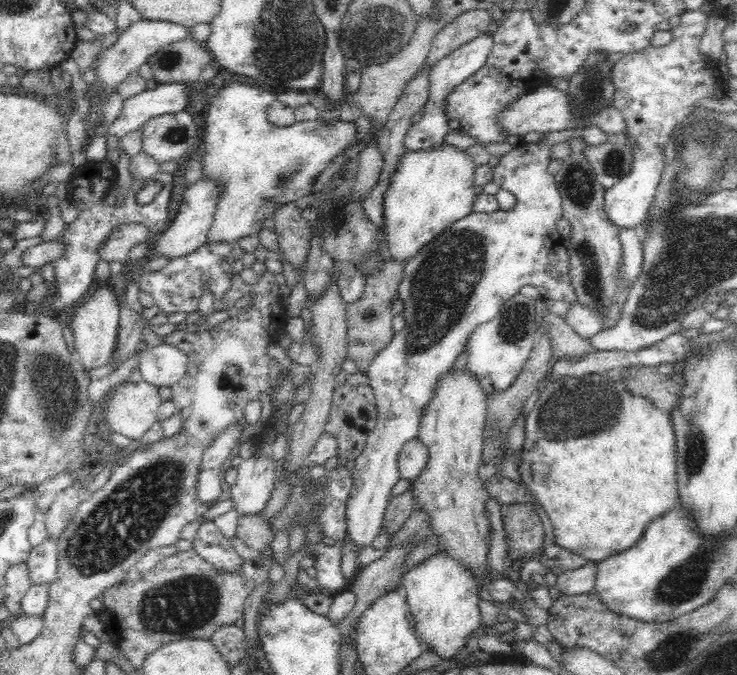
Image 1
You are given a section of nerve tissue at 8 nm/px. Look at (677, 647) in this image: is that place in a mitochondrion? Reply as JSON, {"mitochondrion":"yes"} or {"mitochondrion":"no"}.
{"mitochondrion":"yes"}

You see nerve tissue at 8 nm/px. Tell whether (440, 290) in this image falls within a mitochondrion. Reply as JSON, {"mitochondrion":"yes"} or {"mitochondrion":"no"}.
{"mitochondrion":"yes"}

